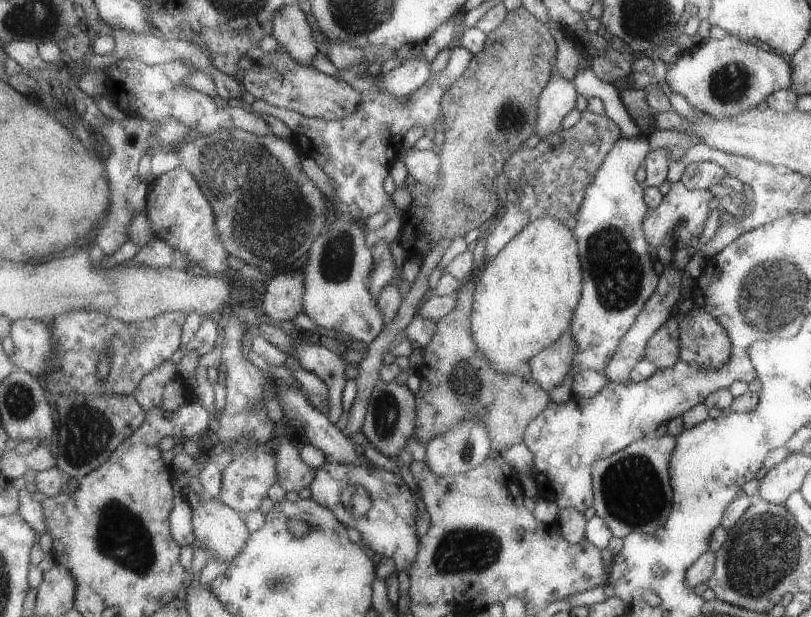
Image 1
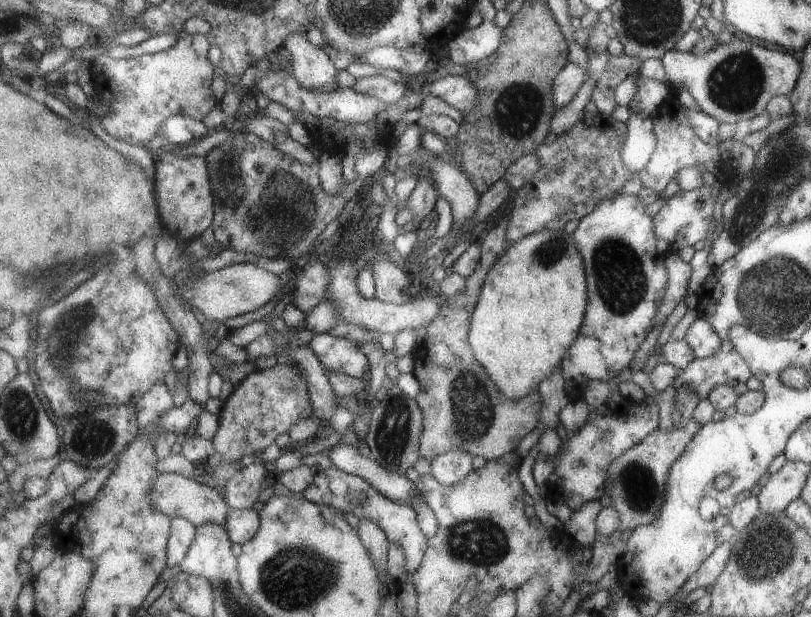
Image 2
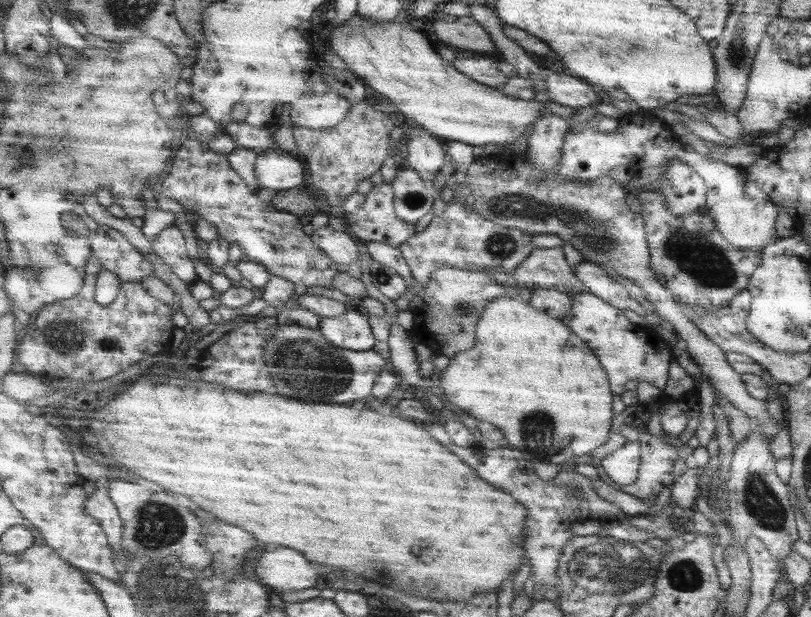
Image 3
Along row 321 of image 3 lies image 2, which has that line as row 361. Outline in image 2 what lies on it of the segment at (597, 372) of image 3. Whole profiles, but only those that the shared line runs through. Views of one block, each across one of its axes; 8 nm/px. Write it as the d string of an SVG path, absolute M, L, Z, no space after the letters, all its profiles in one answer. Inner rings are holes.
M545 228L513 244L509 252L497 260L497 264L489 272L489 278L479 296L477 310L473 314L471 346L477 354L477 360L489 370L493 382L497 382L497 386L501 388L503 396L507 396L509 400L521 400L533 394L541 386L541 382L567 360L571 346L577 342L577 336L585 326L587 306L587 268L573 234L567 234L565 230Z

